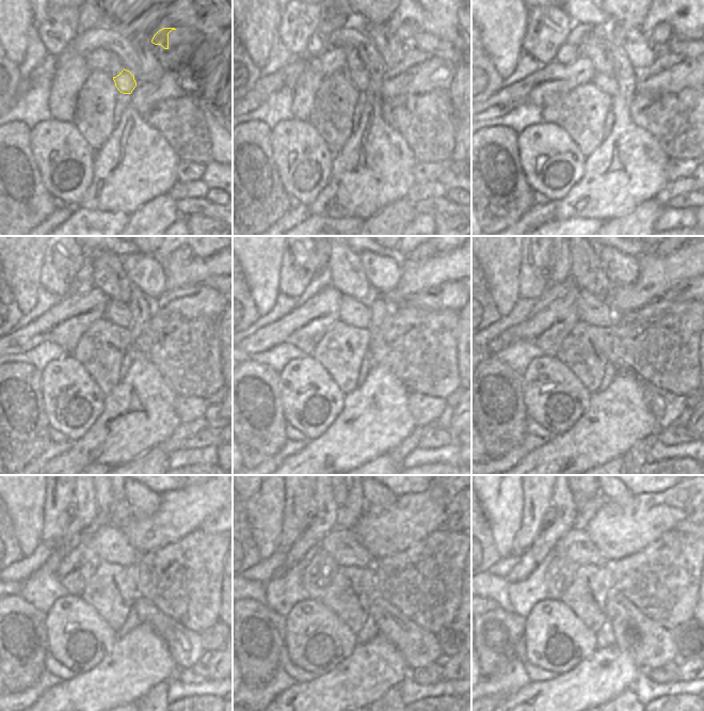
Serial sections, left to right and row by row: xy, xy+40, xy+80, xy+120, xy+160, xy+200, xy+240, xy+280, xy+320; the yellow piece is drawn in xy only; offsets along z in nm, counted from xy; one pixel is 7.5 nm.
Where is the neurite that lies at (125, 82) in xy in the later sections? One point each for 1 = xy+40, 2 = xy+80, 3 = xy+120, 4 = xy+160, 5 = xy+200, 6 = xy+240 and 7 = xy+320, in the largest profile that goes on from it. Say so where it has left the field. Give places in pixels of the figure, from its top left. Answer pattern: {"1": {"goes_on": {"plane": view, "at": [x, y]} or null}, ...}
{"1": {"goes_on": {"plane": "xy+40", "at": [360, 78]}}, "2": {"goes_on": {"plane": "xy+80", "at": [601, 79]}}, "3": {"goes_on": {"plane": "xy+120", "at": [120, 314]}}, "4": {"goes_on": {"plane": "xy+160", "at": [354, 313]}}, "5": {"goes_on": {"plane": "xy+200", "at": [590, 309]}}, "6": {"goes_on": {"plane": "xy+240", "at": [110, 542]}}, "7": {"goes_on": {"plane": "xy+320", "at": [576, 547]}}}

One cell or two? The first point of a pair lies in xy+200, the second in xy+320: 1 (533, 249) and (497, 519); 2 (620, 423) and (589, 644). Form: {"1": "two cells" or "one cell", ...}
{"1": "two cells", "2": "two cells"}

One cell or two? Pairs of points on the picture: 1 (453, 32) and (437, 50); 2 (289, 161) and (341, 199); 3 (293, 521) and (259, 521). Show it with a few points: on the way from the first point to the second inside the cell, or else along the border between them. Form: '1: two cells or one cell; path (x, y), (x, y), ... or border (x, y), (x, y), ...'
1: two cells; border (422, 31), (448, 41), (460, 54)
2: two cells; border (332, 162), (329, 184), (309, 206)
3: two cells; border (284, 496), (284, 512), (278, 546)

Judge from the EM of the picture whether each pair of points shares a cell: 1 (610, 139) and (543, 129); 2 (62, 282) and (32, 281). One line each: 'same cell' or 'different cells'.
1: different cells
2: different cells

